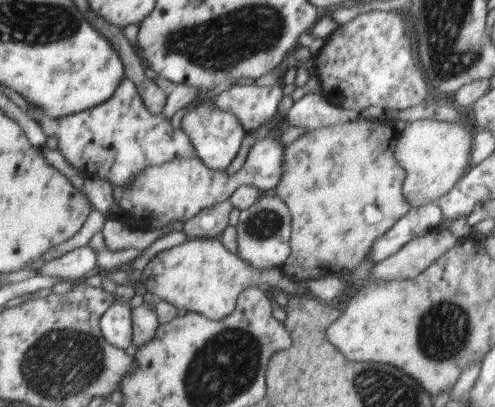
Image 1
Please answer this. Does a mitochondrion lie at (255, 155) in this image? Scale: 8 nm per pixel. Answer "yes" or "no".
no

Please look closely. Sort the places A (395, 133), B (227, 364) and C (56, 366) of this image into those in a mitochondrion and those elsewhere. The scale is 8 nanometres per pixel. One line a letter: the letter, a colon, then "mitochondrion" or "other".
A: other
B: mitochondrion
C: mitochondrion

